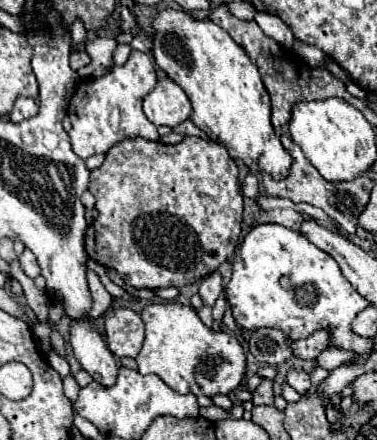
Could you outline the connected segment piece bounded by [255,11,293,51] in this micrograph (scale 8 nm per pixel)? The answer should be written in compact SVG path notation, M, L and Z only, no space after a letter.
M255 11L255 21L257 25L263 29L263 33L267 33L271 39L275 39L279 45L283 45L284 49L291 50L293 45L293 33L291 29L275 15L271 13L261 13Z

